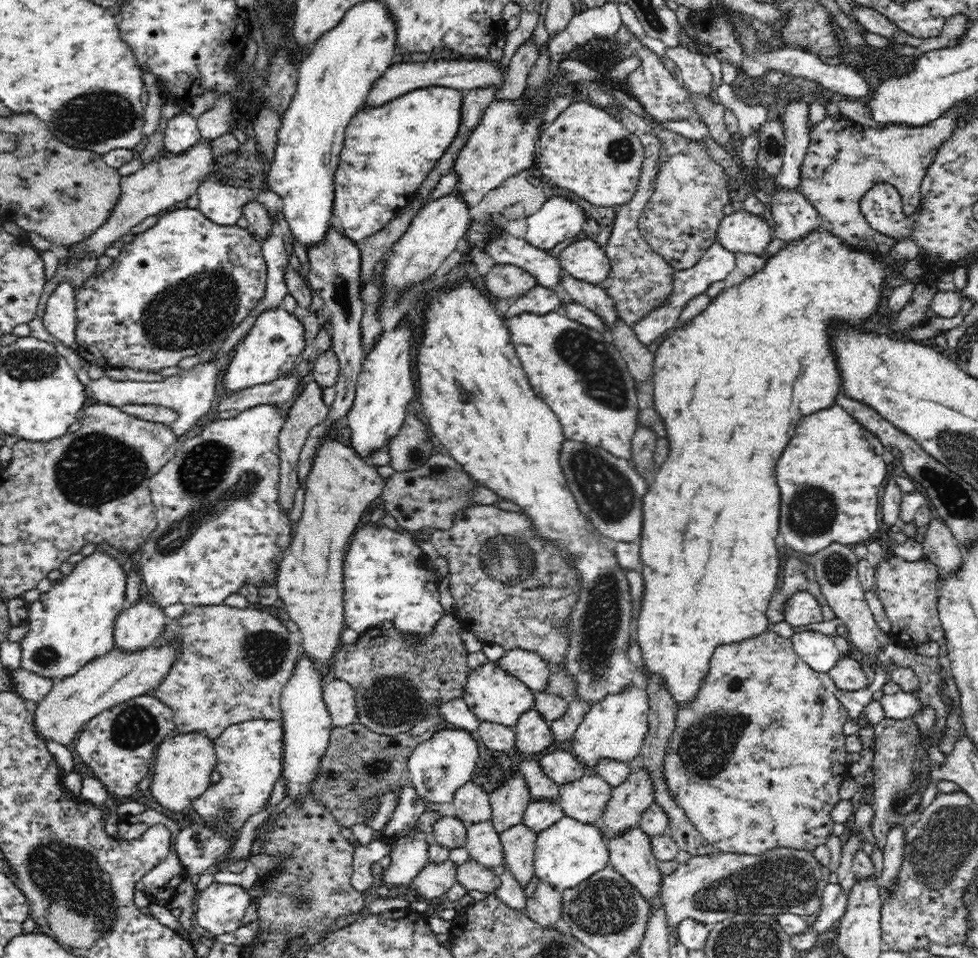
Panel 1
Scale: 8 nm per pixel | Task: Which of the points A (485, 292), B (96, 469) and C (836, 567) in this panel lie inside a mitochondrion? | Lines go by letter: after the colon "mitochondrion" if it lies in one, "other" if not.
A: other
B: mitochondrion
C: mitochondrion

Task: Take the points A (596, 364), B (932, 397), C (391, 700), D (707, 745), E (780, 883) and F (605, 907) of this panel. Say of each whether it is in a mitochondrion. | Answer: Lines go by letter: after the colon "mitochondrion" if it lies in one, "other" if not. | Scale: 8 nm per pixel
A: mitochondrion
B: other
C: mitochondrion
D: mitochondrion
E: mitochondrion
F: mitochondrion

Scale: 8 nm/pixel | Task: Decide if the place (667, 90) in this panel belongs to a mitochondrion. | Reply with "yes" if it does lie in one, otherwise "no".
no

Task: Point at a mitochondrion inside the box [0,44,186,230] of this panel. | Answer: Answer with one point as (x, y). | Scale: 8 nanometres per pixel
(79, 121)

